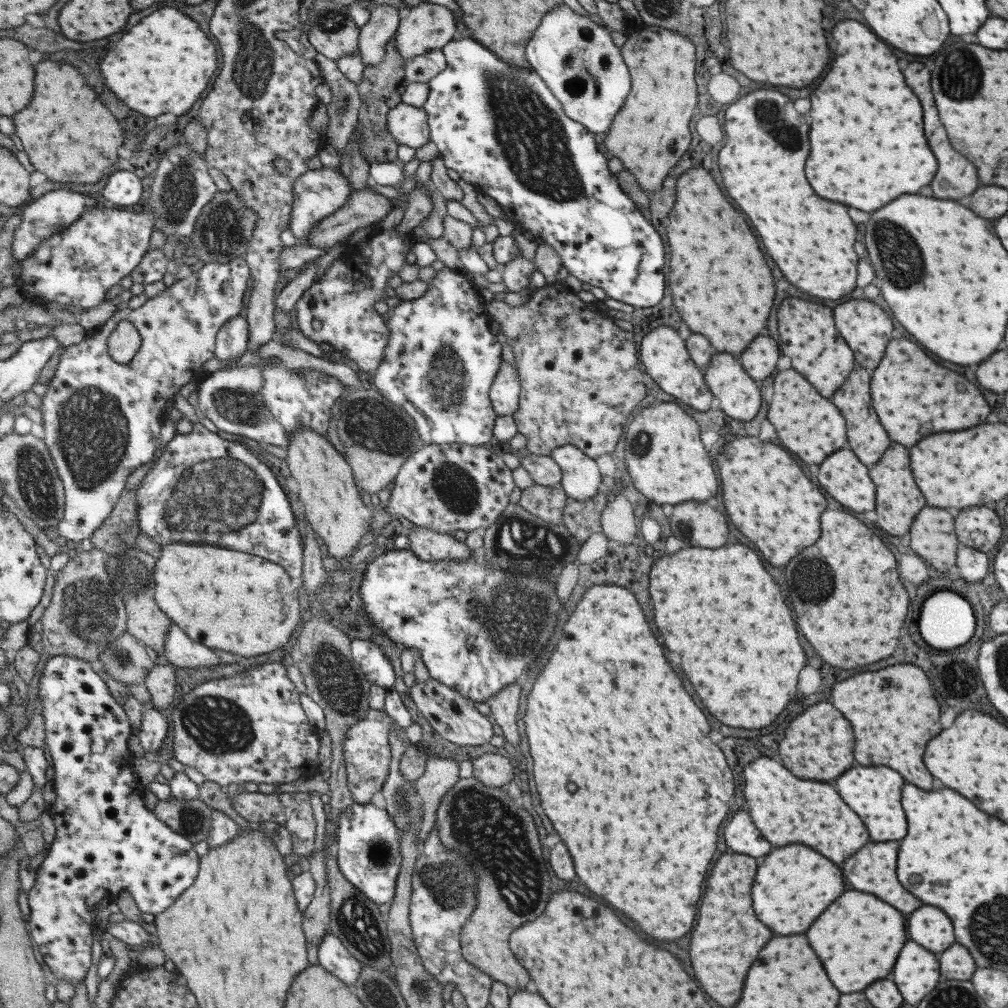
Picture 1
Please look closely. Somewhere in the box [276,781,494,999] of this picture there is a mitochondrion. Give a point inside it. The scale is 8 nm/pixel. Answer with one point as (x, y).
(356, 918)

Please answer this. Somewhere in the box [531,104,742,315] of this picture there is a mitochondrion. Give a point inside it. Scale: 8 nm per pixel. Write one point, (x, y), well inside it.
(670, 146)

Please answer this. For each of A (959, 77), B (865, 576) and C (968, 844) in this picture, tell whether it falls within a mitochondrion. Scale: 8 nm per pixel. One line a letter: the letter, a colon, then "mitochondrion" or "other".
A: mitochondrion
B: other
C: other

